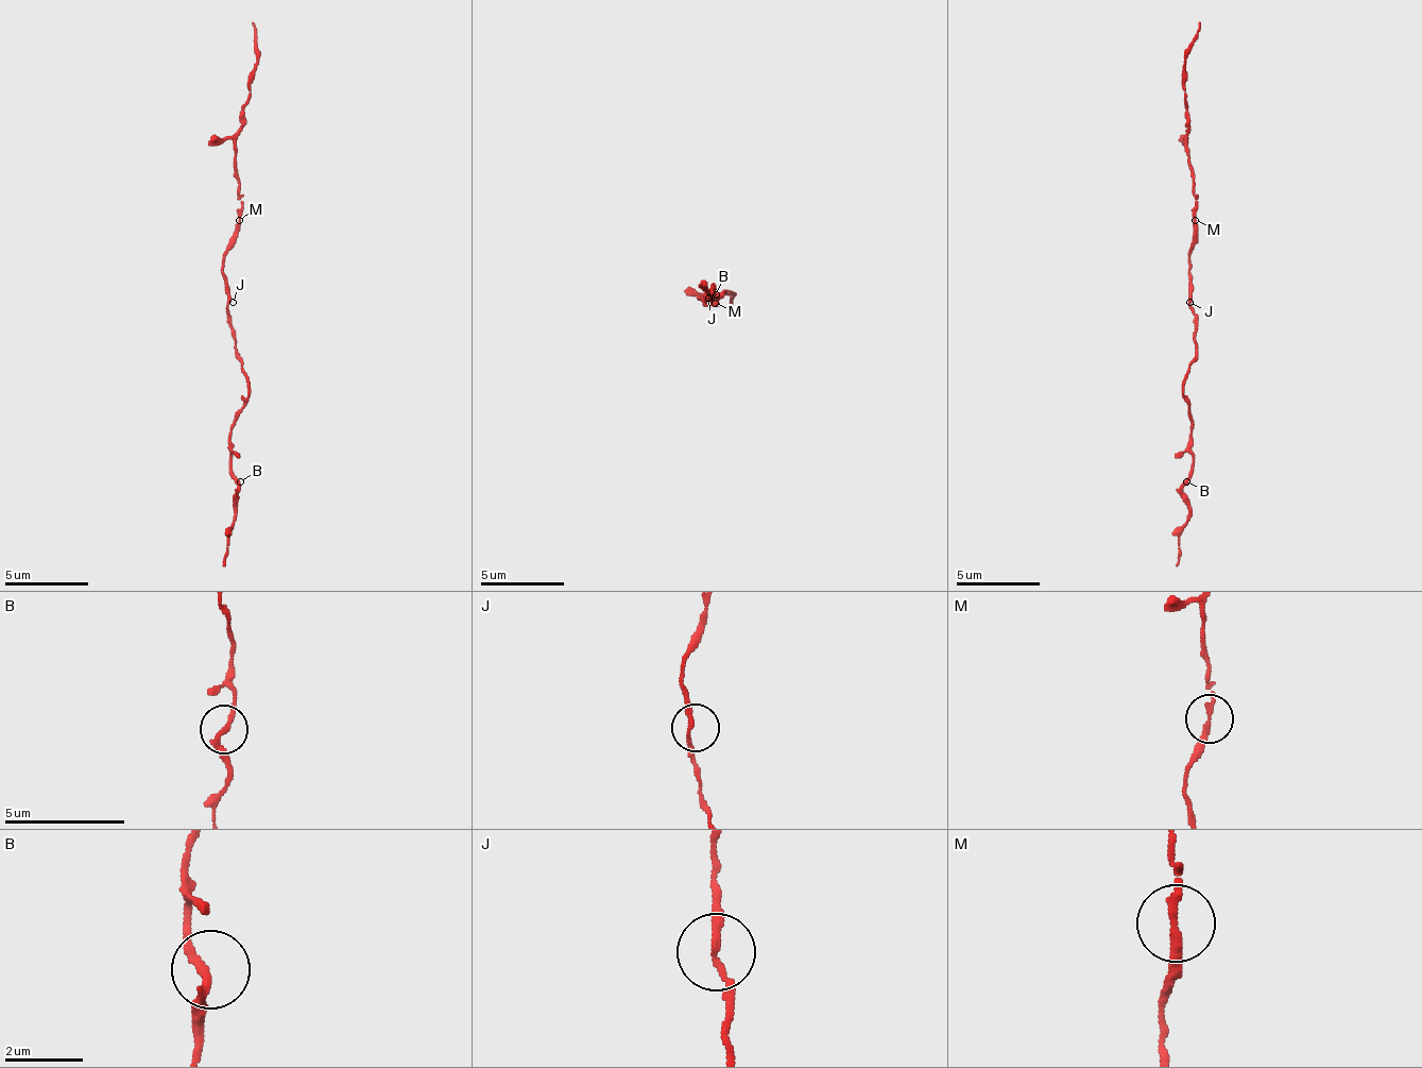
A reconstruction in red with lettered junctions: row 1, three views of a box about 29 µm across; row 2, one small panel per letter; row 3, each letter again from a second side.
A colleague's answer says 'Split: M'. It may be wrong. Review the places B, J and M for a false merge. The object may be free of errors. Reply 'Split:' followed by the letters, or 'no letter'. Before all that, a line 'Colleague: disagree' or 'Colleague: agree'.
Colleague: agree
Split: M

